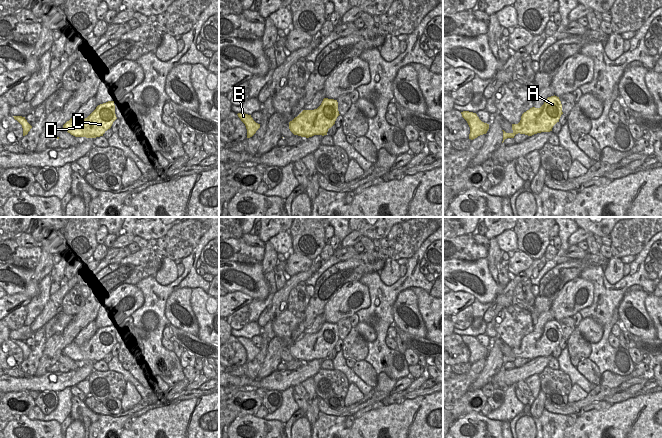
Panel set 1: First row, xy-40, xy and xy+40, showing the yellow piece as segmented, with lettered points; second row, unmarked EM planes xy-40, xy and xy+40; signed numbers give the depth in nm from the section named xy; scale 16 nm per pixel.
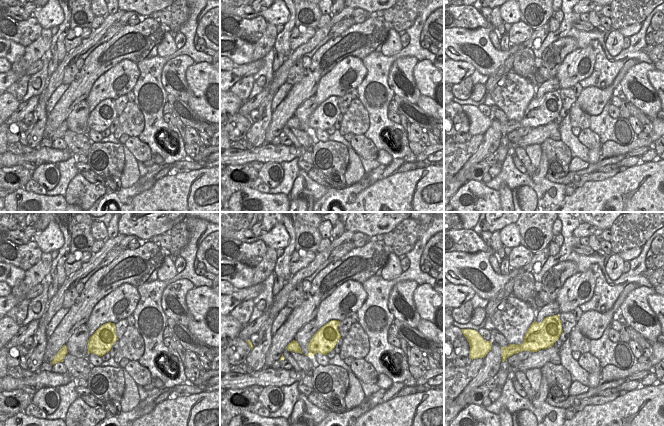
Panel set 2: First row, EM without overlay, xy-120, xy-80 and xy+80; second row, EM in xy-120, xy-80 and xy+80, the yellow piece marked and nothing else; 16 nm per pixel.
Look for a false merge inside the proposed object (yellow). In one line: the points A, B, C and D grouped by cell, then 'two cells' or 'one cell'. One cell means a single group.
A B C D; one cell

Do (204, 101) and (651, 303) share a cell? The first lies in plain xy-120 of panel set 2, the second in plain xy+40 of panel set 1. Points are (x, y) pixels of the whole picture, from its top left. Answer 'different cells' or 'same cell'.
same cell

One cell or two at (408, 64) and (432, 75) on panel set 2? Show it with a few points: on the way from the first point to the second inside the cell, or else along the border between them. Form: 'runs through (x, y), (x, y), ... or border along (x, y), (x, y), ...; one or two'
border along (417, 61), (413, 68), (413, 78), (419, 89); two

